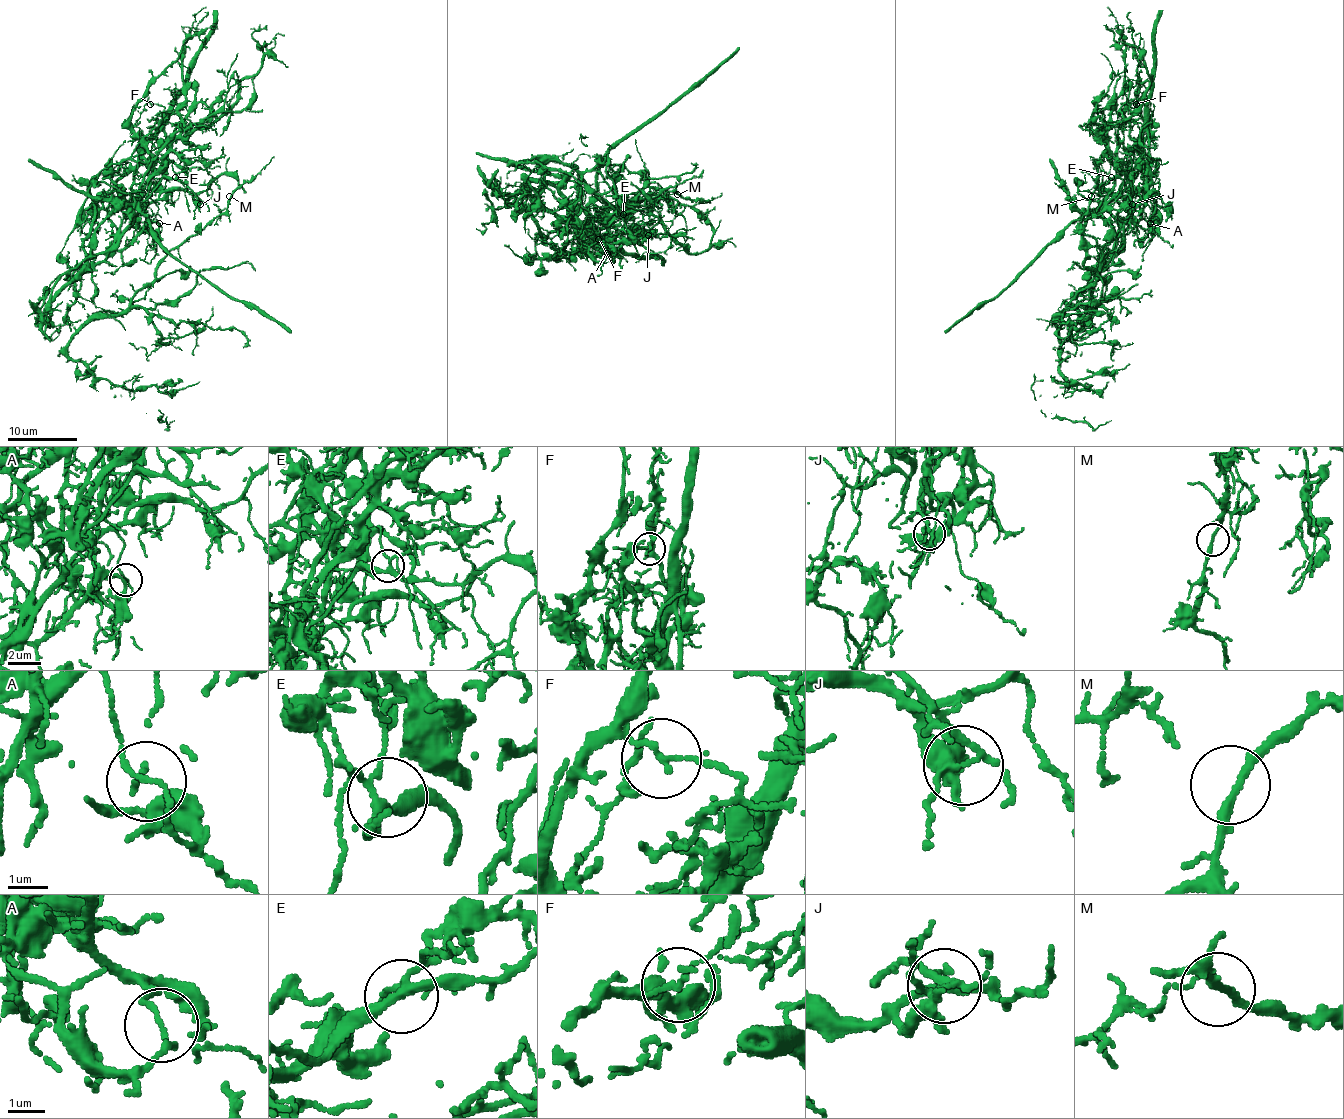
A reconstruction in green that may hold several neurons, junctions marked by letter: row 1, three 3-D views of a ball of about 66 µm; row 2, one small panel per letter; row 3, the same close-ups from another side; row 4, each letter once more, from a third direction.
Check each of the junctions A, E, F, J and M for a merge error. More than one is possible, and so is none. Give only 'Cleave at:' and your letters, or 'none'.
Cleave at: A, F, J

